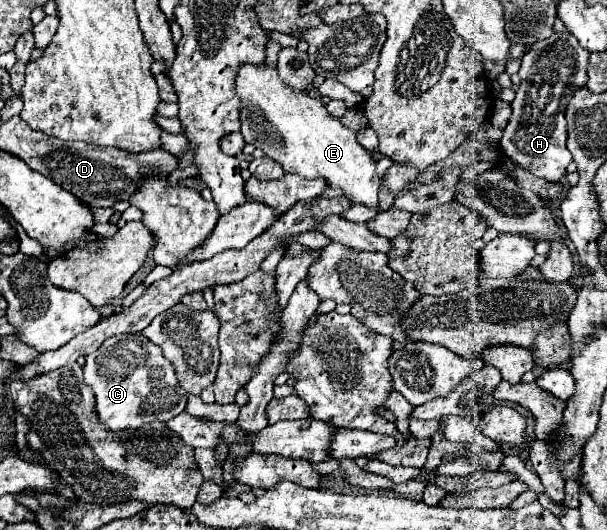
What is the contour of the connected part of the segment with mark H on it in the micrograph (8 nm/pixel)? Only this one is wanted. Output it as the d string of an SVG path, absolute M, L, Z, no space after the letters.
M569 31L553 33L549 39L537 41L531 47L531 51L521 59L521 85L511 103L513 113L499 143L500 157L511 157L521 165L521 169L531 171L549 183L559 183L565 177L565 169L571 163L571 153L565 147L565 107L573 91L587 83L587 65L589 51L585 51Z

